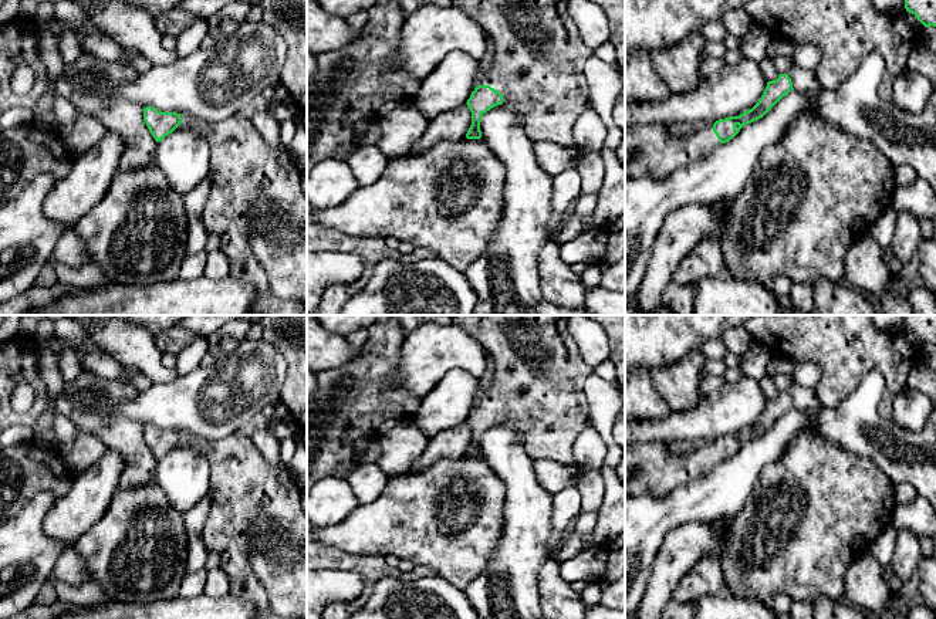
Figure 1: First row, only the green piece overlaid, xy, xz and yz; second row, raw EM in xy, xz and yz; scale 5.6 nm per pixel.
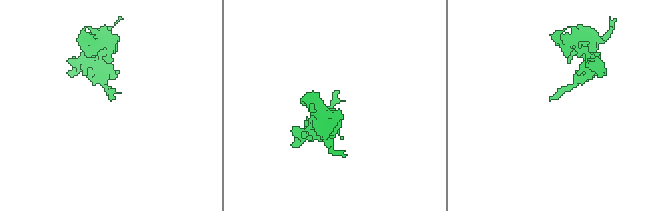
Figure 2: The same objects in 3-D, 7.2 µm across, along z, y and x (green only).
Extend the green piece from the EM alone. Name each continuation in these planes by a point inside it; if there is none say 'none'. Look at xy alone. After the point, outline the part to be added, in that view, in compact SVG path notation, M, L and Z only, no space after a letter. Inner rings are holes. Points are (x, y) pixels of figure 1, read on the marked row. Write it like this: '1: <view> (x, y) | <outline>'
1: xy (254, 188) | M243 112L216 122L187 114L180 114L180 118L179 126L197 132L209 145L212 183L202 223L207 233L220 239L220 250L230 263L230 277L247 281L257 291L253 314L307 315L307 302L270 295L267 274L250 247L251 231L260 231L280 246L307 236L307 196L301 189L300 166L287 148L270 146Z

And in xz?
1: xz (539, 63) | M450 0L469 13L494 44L494 62L479 85L490 85L503 95L503 104L523 116L533 142L577 146L572 126L588 108L584 65L594 55L568 14L568 0Z

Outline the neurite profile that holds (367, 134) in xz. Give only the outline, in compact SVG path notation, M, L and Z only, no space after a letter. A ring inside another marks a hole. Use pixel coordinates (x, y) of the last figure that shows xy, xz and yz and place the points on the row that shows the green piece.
M379 116L362 119L357 124L354 143L357 146L375 146L381 138Z

